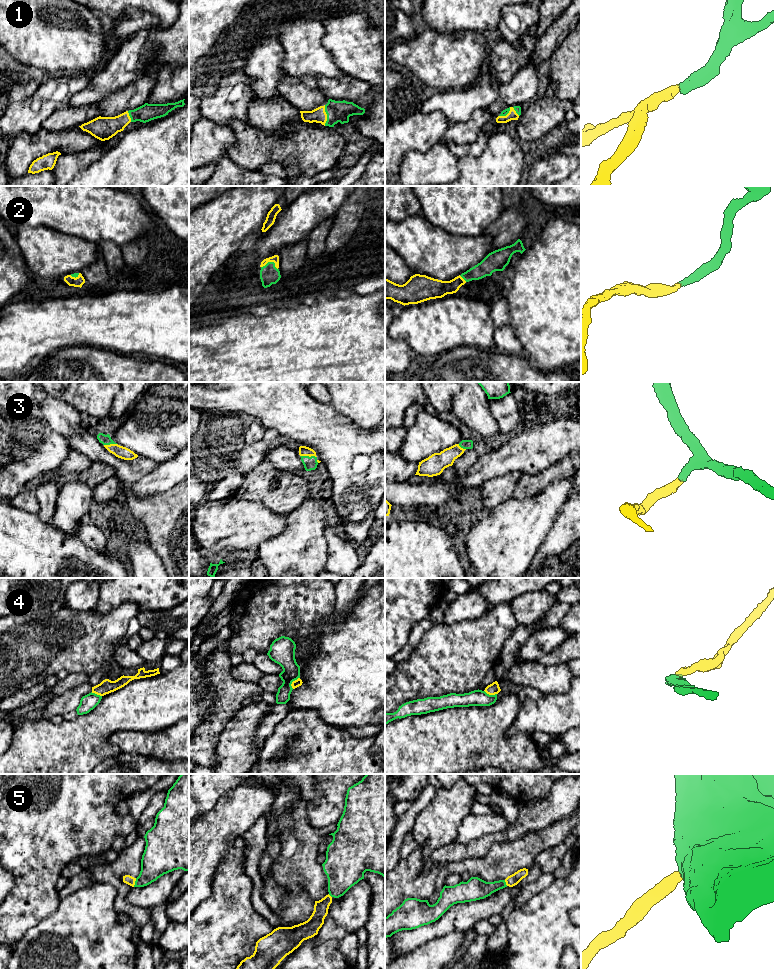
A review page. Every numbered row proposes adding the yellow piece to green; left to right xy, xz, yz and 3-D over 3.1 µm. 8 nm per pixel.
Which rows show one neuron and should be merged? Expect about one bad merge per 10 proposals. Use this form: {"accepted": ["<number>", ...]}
{"accepted": ["1", "2", "3", "5"]}

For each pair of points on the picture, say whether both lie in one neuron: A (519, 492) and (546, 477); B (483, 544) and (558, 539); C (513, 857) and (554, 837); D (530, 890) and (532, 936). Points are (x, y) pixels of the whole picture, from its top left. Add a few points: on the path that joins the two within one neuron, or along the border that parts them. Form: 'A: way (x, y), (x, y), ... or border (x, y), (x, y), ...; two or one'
A: way (526, 487), (539, 482); one
B: border (554, 519), (549, 531), (531, 560); two
C: way (523, 850), (532, 843), (544, 838); one
D: border (550, 884), (532, 895), (521, 906), (515, 907); two

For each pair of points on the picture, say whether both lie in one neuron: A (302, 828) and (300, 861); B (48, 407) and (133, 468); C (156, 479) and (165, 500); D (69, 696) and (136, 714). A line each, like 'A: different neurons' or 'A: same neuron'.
A: same neuron
B: same neuron
C: different neurons
D: different neurons

